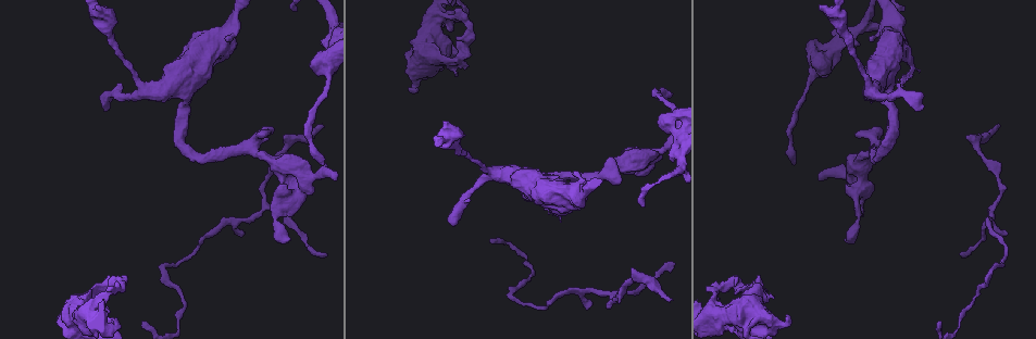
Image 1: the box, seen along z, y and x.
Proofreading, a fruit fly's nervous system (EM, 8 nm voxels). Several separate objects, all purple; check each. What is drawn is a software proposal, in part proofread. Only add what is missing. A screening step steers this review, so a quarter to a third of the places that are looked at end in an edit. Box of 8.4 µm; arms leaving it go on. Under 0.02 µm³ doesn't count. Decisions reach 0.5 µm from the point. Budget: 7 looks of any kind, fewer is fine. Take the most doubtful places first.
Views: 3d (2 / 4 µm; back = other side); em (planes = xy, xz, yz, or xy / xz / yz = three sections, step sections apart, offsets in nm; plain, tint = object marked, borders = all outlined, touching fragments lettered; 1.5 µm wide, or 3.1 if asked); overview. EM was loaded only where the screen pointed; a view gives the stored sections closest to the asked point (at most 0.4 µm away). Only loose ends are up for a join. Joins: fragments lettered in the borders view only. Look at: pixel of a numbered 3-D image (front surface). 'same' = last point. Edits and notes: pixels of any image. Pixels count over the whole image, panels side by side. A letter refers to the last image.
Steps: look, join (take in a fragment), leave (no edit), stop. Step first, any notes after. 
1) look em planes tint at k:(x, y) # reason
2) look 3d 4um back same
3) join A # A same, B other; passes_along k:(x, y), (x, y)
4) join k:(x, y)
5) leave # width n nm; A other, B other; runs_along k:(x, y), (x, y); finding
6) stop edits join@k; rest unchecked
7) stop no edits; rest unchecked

look 3d 2um at 1:(847, 236) # an open end

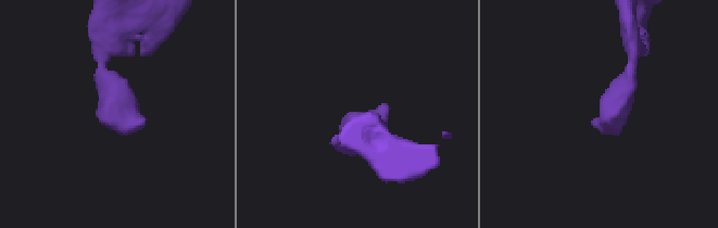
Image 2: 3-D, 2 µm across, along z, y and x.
look em xy step 4 tint at 2:(599, 117) # shape alone is not enough

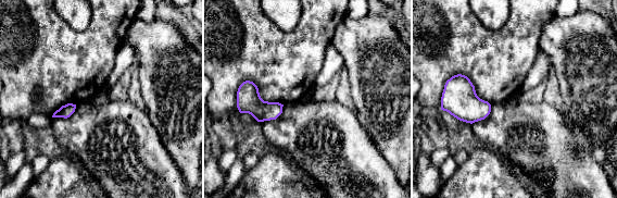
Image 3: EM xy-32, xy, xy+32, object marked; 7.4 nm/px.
look em planes borders same # another direction

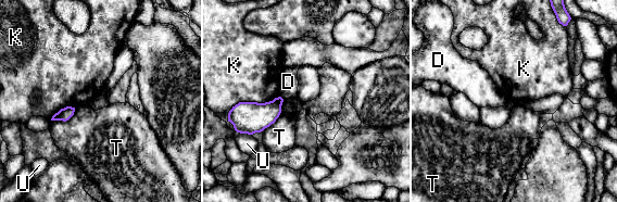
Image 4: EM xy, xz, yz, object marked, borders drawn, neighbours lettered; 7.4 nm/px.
leave # width 100 nm; D other, K other, T other, U other; border 4:(279, 96), (238, 102), (228, 113); no lettered fragment goes on from it

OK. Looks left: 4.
look 3d 4um at 1:(453, 73) # branch stops here

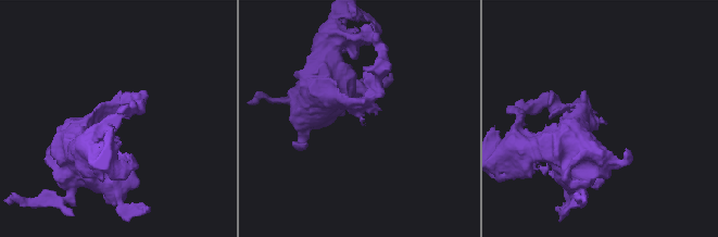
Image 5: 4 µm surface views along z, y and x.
look em planes borders at 5:(603, 122) # now the EM

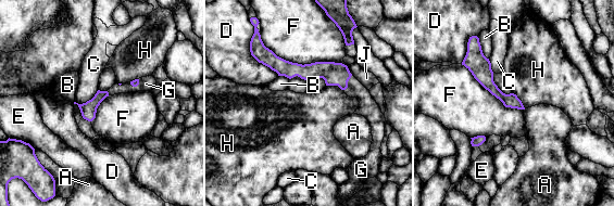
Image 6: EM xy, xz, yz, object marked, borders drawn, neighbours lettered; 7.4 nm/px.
join G # width 100 nm; A other, B other, C other, D other, E other, F other, G same, H other, J other; passes_along 6:(335, 74), (347, 82), (367, 106); the neuron continues

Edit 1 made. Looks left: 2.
stop edits join@6; rest unchecked

